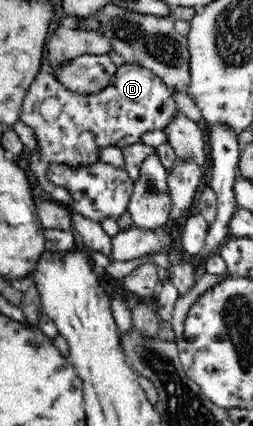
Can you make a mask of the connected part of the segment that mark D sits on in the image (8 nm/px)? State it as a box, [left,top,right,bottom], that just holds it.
[19,63,178,207]

